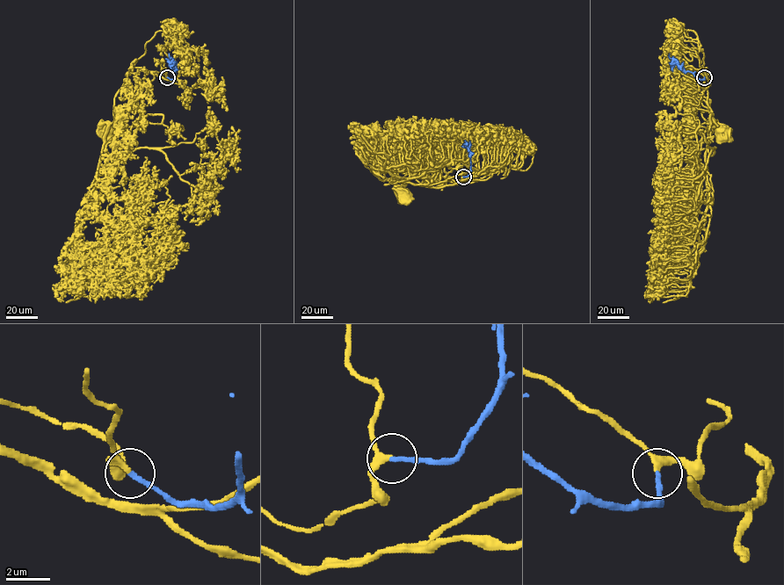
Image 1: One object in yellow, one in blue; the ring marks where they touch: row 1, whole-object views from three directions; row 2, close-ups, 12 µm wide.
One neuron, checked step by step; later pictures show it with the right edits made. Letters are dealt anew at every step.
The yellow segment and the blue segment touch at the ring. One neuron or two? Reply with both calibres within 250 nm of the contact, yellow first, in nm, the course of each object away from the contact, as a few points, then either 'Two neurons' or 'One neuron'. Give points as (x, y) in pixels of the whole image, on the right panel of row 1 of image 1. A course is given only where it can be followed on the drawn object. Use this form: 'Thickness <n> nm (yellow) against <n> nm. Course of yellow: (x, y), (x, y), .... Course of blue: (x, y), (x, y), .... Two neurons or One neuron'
Thickness 200 nm (yellow) against 220 nm. Course of yellow: (704, 76), (709, 73), (704, 71), (700, 104), (701, 117), (709, 123), (715, 123), (721, 132). Course of blue: (704, 77), (700, 79), (685, 71), (674, 58), (669, 57), (669, 54). One neuron

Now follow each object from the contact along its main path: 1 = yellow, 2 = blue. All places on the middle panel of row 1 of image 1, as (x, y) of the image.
1: (463, 176), (455, 182), (449, 176), (430, 178), (411, 175), (410, 172), (402, 193)
2: (463, 176), (467, 176), (470, 169), (469, 152), (465, 141)

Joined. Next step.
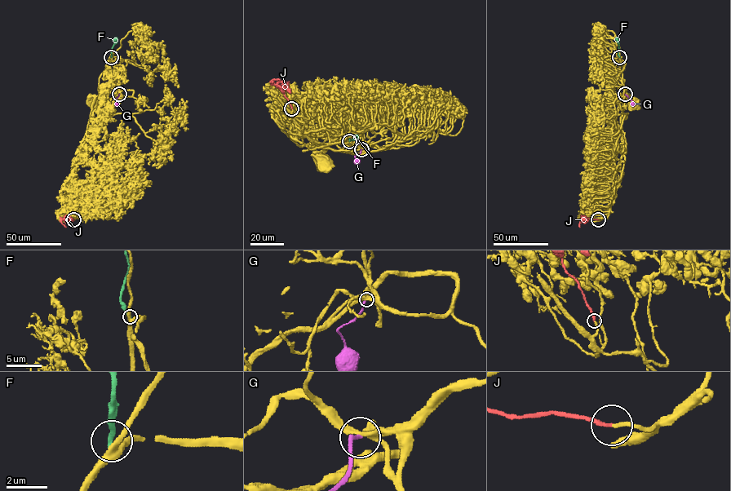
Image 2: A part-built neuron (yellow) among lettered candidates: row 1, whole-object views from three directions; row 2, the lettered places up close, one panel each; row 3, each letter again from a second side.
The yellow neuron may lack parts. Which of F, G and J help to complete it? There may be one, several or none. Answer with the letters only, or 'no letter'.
J

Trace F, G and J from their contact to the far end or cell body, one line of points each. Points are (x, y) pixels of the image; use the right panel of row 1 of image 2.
F: (619, 57), (616, 37)
G: (625, 94), (633, 106)
J: (598, 219), (583, 218), (579, 227)

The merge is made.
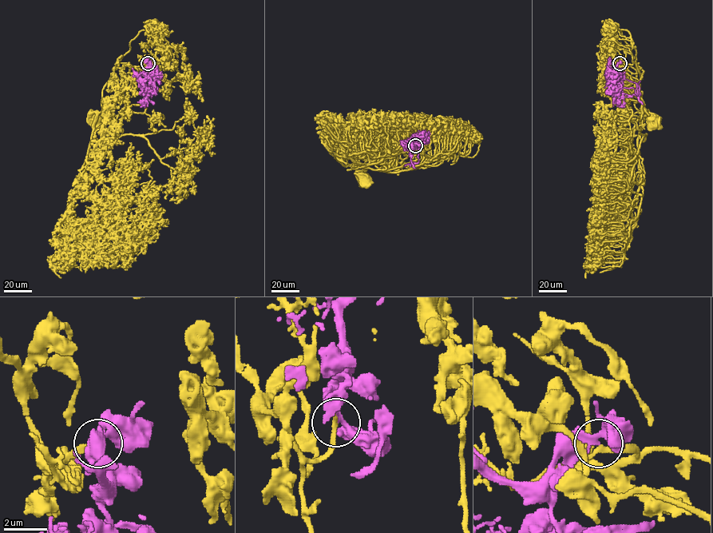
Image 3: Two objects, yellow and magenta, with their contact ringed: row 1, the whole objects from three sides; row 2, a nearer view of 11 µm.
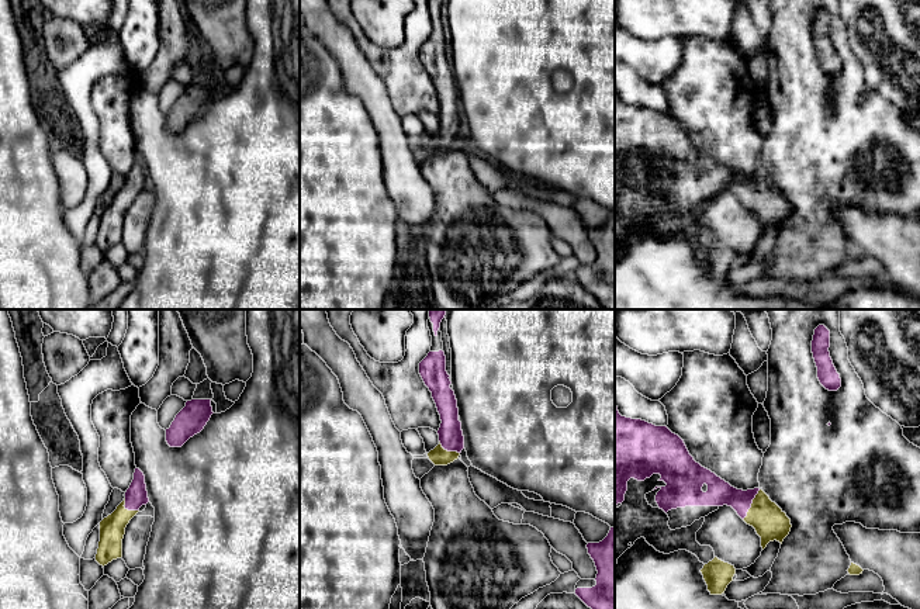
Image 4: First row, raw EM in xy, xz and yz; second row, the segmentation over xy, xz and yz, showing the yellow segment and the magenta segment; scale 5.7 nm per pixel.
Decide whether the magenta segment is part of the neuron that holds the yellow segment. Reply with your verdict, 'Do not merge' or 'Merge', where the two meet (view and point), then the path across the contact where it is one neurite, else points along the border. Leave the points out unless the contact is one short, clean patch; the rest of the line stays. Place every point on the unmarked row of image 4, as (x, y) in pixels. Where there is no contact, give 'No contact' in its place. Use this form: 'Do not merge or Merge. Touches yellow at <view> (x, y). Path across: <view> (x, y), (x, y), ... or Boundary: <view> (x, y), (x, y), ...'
Merge. Touches yellow at yz (751, 190). Path across: yz (765, 201), (751, 190), (719, 177)

